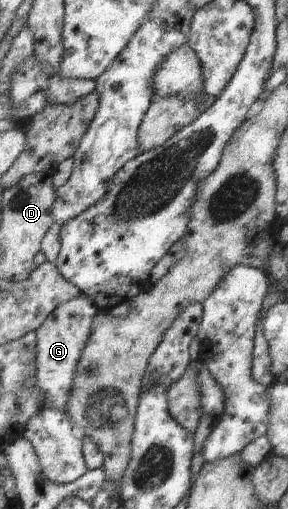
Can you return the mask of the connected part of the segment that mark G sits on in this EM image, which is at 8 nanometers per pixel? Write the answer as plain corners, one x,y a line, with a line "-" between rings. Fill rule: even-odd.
81,294
69,302
62,302
37,330
36,388
43,393
43,409
68,410
76,368
81,360
83,349
89,342
97,314
99,314
98,306
88,296

